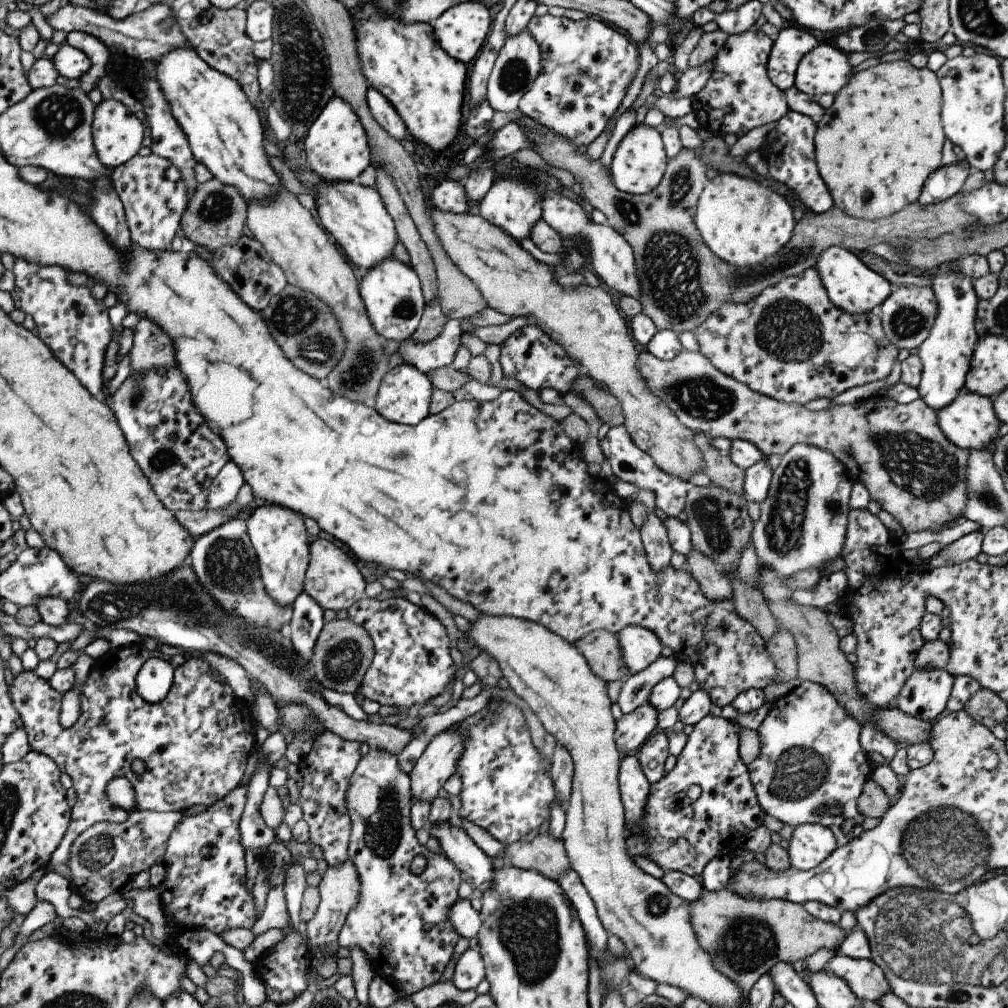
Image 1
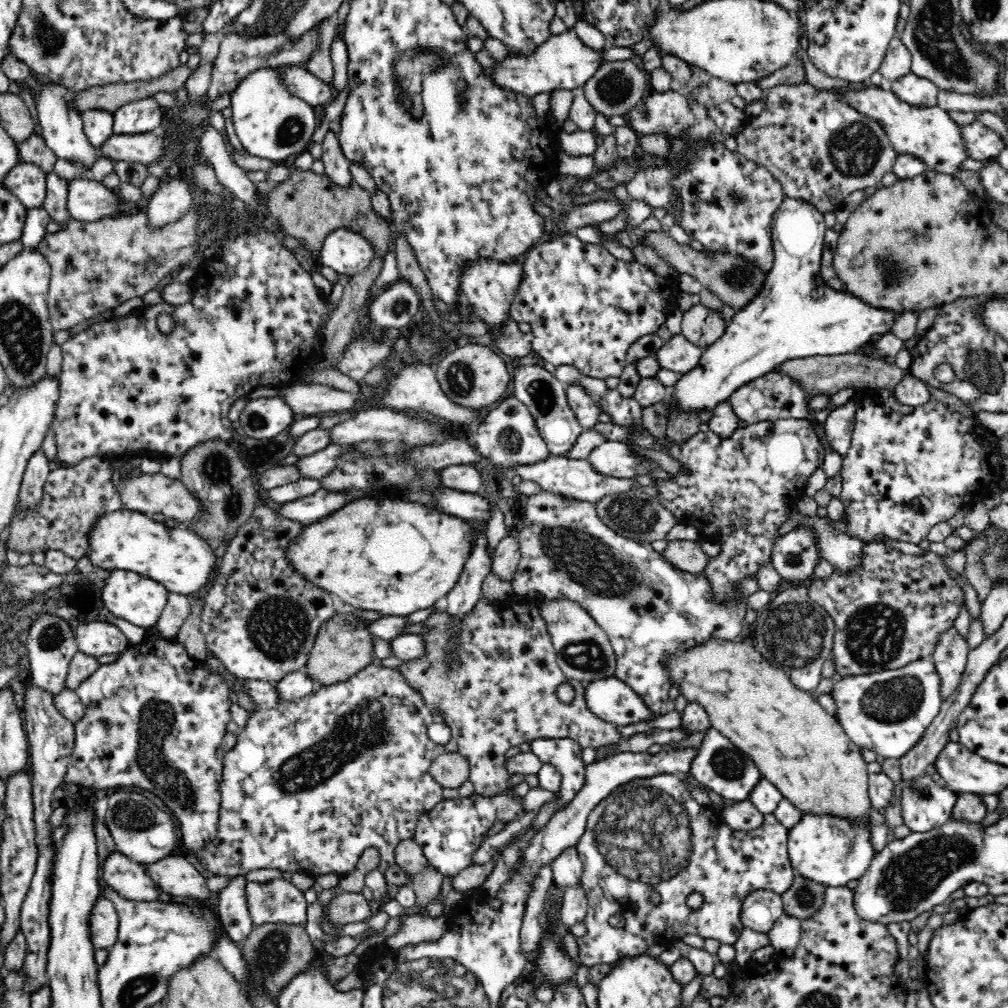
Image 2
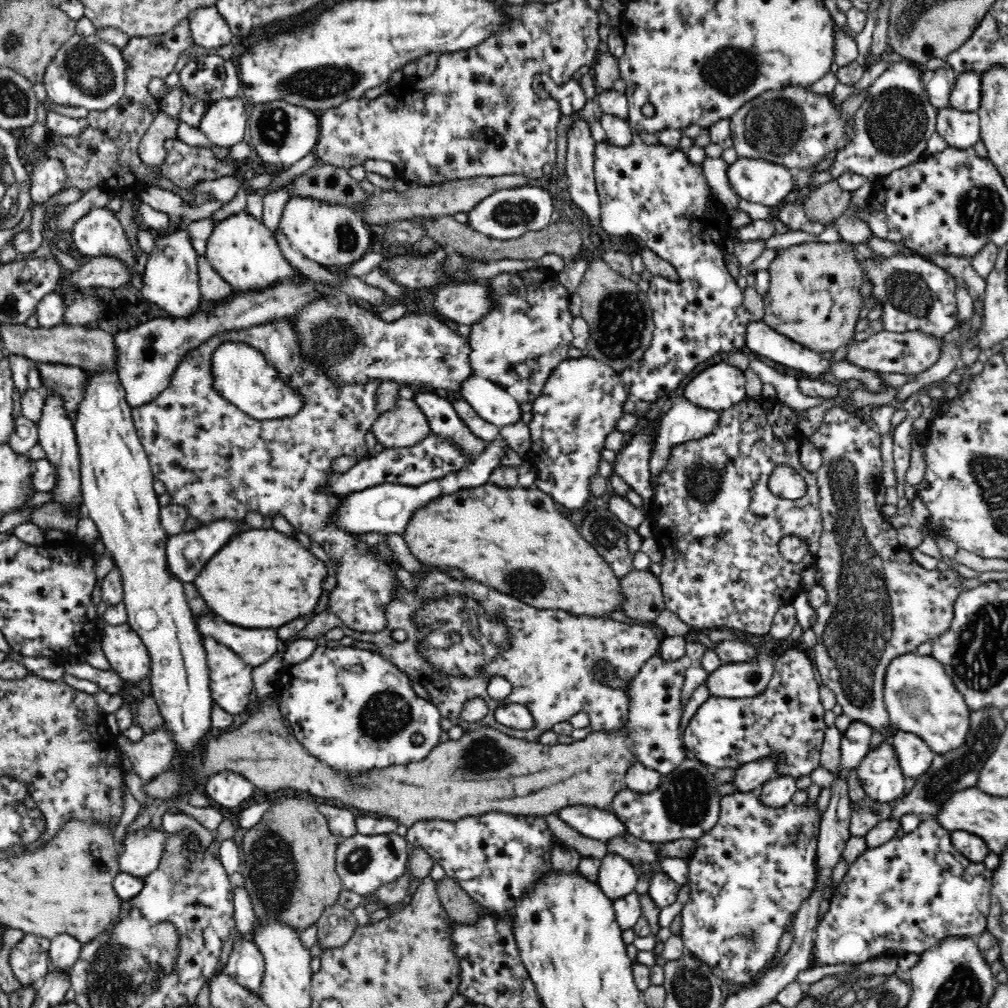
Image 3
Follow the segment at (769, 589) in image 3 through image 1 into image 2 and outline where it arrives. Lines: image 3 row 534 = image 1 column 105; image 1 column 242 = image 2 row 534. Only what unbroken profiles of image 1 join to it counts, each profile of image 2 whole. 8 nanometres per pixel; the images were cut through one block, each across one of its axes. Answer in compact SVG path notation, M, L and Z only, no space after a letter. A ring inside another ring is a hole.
M780 418L780 420L762 420L756 424L738 427L734 434L722 440L715 432L699 431L690 440L676 444L667 436L656 439L660 446L669 448L669 454L682 463L684 473L671 475L670 480L656 480L659 502L672 511L679 524L694 528L700 534L700 540L719 543L721 551L715 557L708 558L708 566L703 570L715 593L715 602L732 602L738 594L737 582L747 576L757 574L758 567L771 562L774 540L778 540L778 529L787 518L786 509L796 507L799 498L805 495L808 479L818 468L822 468L825 454L824 444L820 440L820 430L811 418Z

